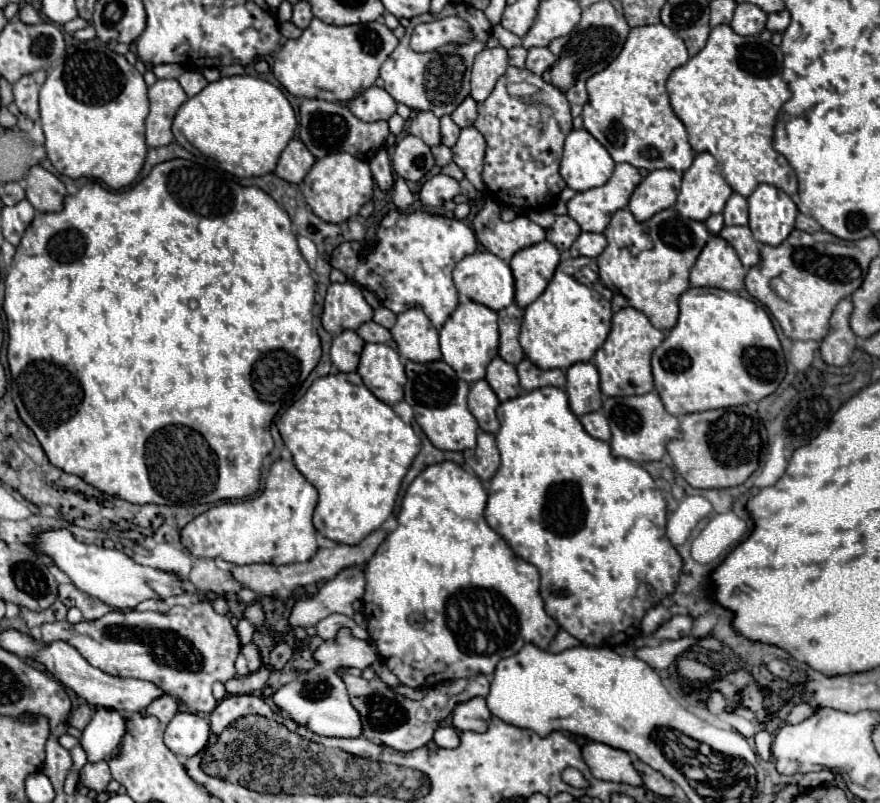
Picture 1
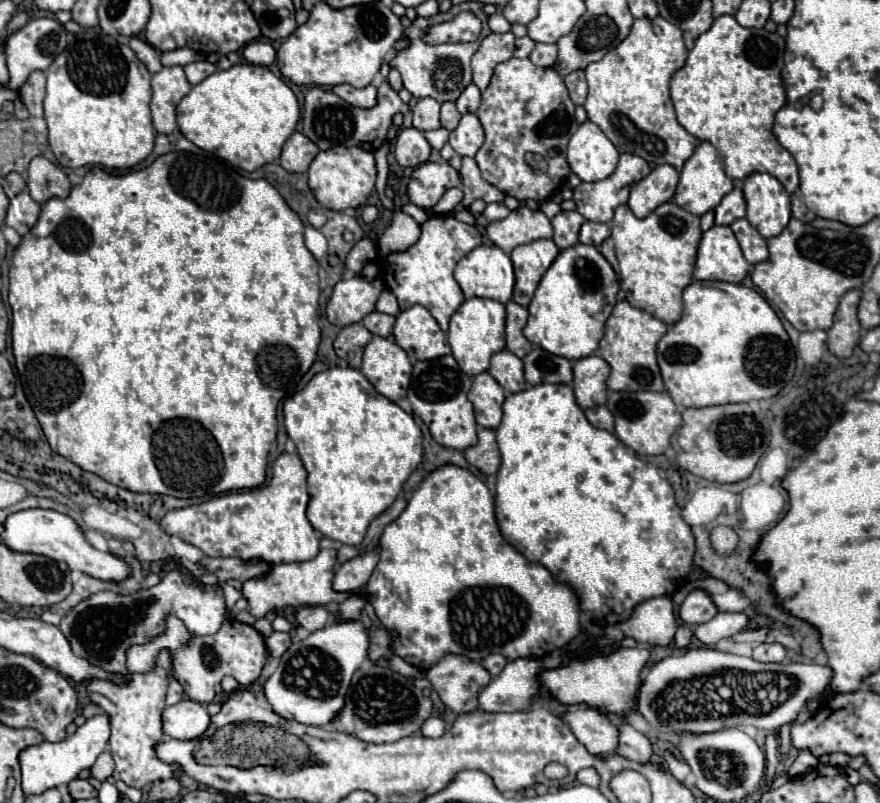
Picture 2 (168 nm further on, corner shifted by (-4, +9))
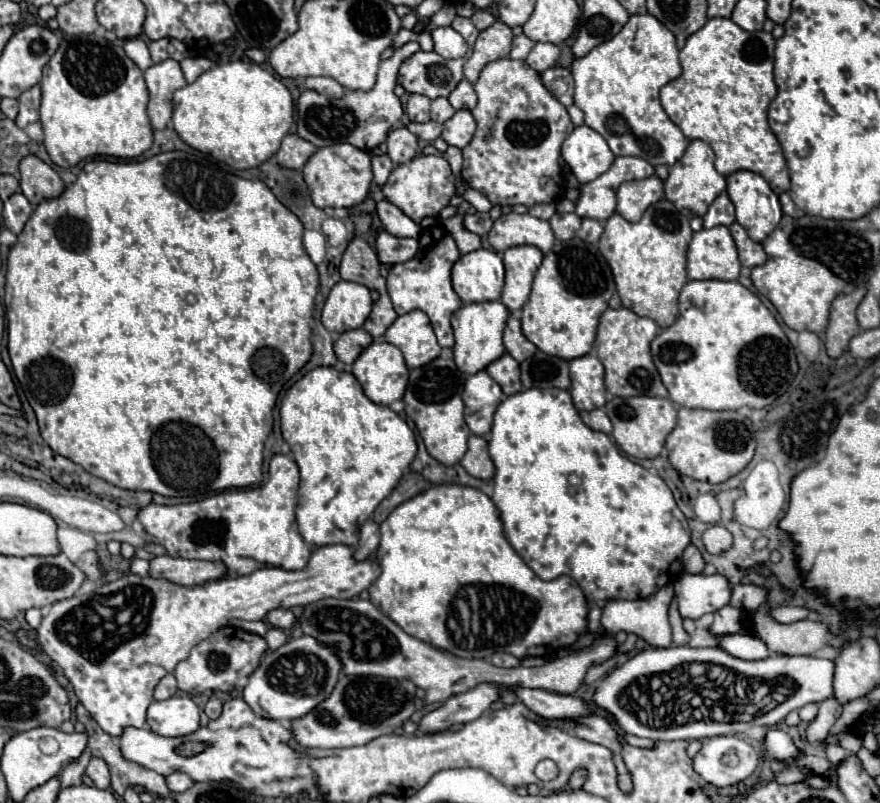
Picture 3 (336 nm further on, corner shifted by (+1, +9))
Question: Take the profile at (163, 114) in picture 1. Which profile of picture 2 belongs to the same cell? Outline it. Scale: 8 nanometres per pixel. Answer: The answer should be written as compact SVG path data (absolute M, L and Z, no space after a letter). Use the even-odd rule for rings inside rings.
M182 66L162 68L152 76L152 124L158 134L176 130L176 106L192 90Z

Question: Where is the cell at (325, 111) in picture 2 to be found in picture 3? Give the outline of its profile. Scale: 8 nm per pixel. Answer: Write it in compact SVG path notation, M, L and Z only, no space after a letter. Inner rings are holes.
M407 42L405 46L397 48L397 52L395 52L389 60L383 60L381 66L379 66L377 84L375 84L375 88L369 90L369 92L351 92L351 90L347 90L341 98L329 98L329 96L323 96L323 94L319 94L319 92L305 90L305 92L299 96L299 100L297 100L297 134L299 134L303 140L309 140L311 144L315 144L317 148L321 148L321 146L333 146L335 142L341 142L341 140L343 140L343 142L349 142L349 144L361 148L361 150L365 150L365 148L373 148L373 150L375 150L379 144L385 142L389 130L391 130L393 126L397 126L399 120L401 120L401 116L403 116L401 100L395 96L393 88L395 88L395 84L397 84L397 70L399 70L401 62L403 62L405 58L409 58L413 52L417 52L417 50L419 50L419 44L417 44L417 42Z

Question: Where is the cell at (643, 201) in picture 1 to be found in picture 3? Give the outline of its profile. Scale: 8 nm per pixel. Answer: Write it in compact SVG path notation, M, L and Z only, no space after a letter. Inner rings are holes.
M657 176L645 180L623 182L617 192L617 208L615 212L629 222L637 222L649 204L655 204L663 196L663 182Z

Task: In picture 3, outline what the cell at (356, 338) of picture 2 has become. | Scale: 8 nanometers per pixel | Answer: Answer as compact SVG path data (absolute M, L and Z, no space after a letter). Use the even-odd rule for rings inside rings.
M357 328L357 330L349 330L349 332L343 332L337 342L335 342L335 354L341 362L345 364L353 364L355 358L373 342L373 338L363 330L363 328Z

